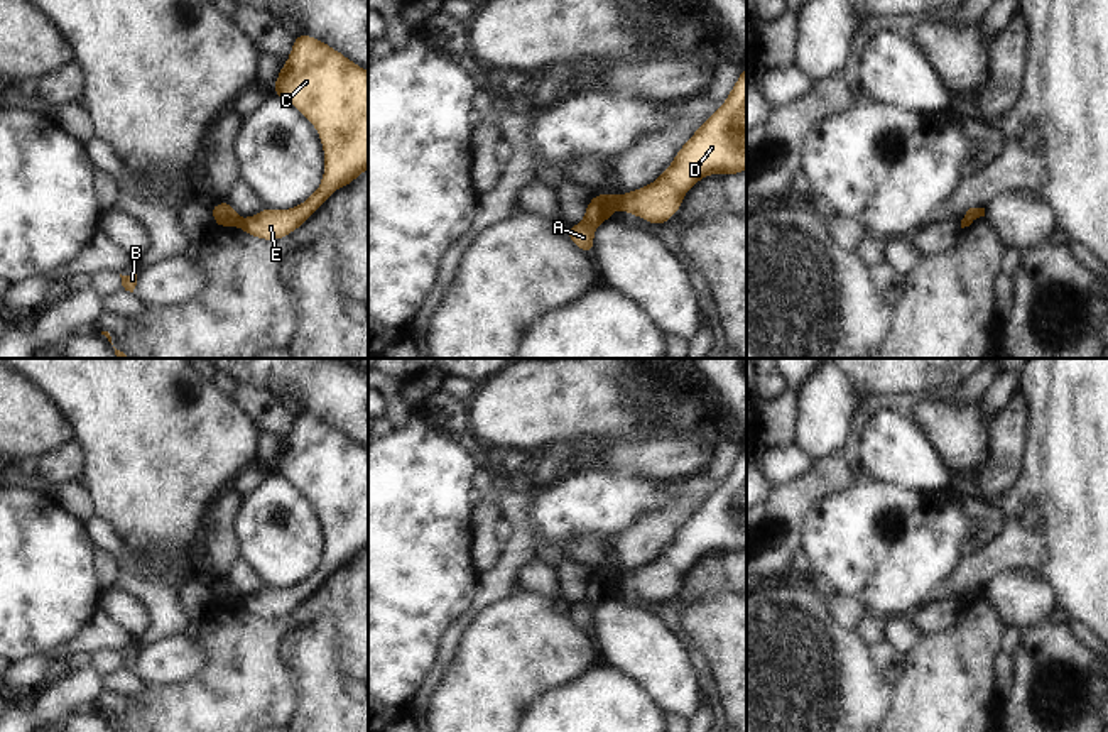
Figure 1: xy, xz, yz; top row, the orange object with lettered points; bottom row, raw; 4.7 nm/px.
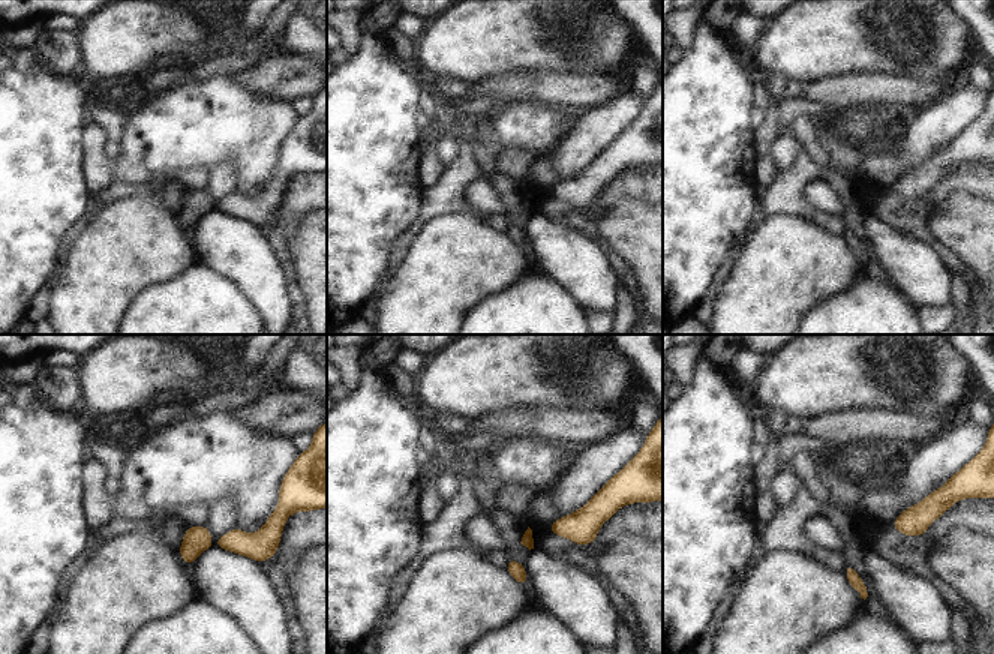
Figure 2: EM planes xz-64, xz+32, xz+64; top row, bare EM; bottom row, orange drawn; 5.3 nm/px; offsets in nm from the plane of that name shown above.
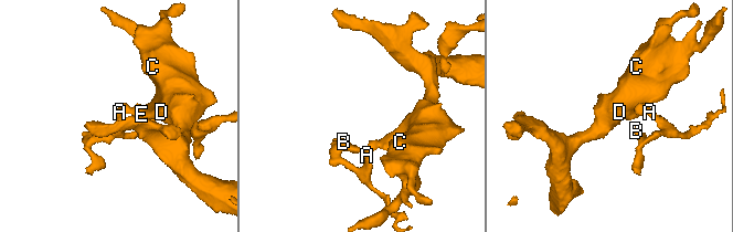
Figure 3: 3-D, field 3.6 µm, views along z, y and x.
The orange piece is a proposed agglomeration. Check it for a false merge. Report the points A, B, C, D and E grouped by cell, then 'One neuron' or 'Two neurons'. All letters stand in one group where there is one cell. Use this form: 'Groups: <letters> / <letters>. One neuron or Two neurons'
Groups: A B / C D E. Two neurons

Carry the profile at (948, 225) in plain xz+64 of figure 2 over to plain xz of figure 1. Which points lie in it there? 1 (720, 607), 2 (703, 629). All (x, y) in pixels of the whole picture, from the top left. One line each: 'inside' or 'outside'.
1: inside
2: inside

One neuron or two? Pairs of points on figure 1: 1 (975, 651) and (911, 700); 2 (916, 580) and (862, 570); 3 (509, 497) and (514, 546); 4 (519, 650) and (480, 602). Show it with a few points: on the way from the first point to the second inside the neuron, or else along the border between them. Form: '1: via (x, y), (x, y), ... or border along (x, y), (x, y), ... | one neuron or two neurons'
1: via (960, 666), (926, 700) | one neuron
2: via (902, 570), (875, 570) | one neuron
3: via (515, 509), (519, 535) | one neuron
4: border along (519, 589), (487, 606), (468, 626), (461, 639) | two neurons

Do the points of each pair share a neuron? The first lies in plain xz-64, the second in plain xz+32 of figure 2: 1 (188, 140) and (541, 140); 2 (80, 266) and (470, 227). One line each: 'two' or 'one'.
1: one
2: one

